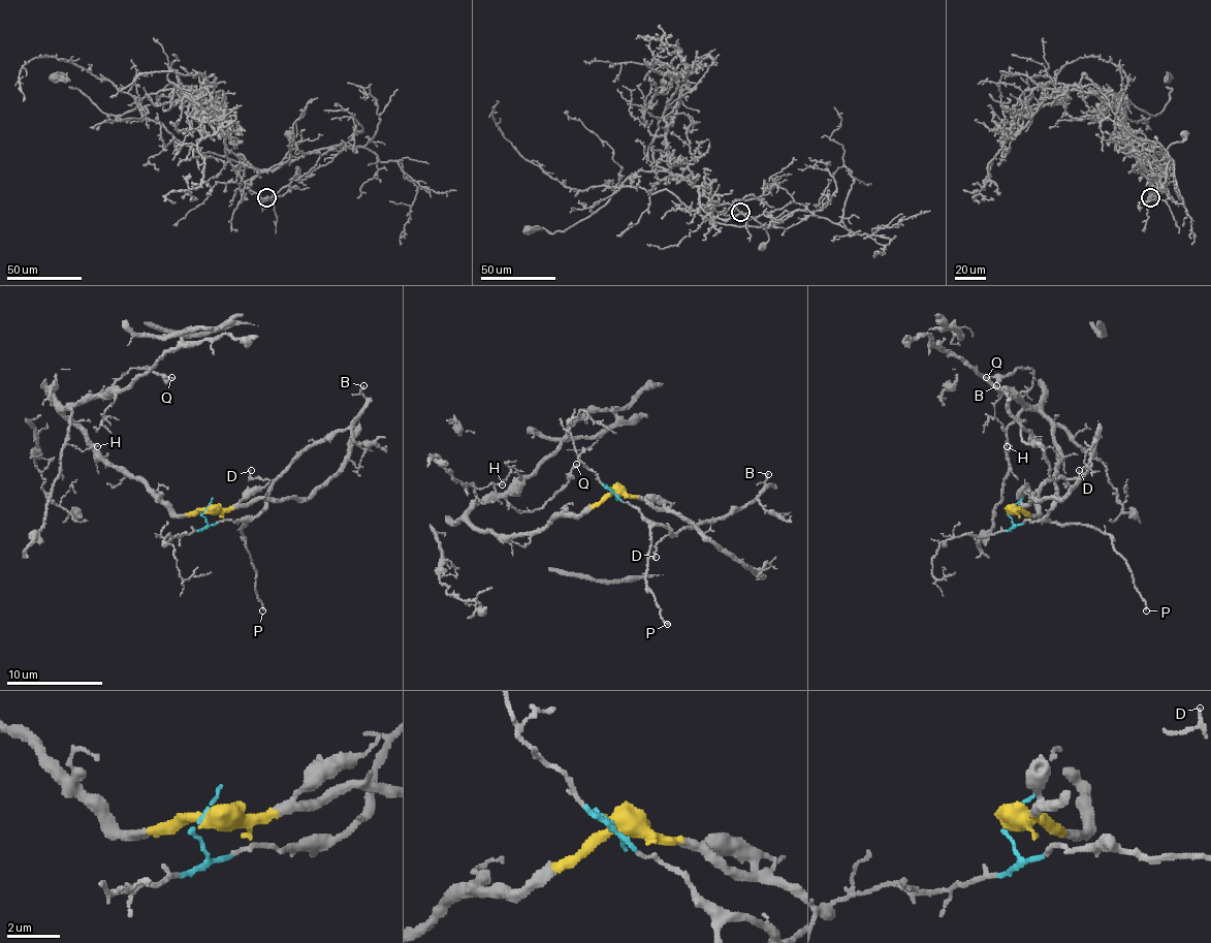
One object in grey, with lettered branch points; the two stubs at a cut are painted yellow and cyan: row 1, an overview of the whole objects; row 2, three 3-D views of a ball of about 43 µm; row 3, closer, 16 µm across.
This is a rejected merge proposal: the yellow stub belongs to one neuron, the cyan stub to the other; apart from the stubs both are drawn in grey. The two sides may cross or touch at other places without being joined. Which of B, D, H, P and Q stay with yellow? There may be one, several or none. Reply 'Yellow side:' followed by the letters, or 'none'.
Yellow side: H, Q

